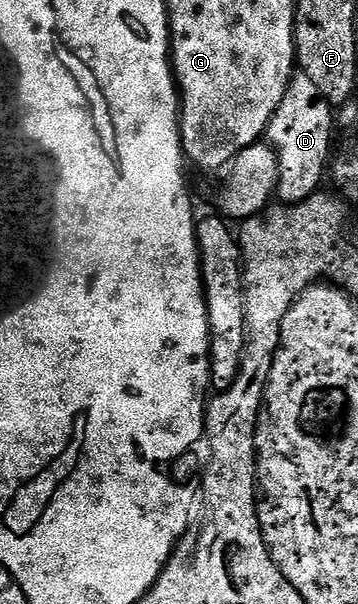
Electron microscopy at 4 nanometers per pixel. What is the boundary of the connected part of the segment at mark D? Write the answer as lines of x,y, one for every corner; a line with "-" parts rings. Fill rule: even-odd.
296,72
283,95
265,134
266,142
277,152
276,198
282,203
298,203
320,190
333,153
333,107
306,74

